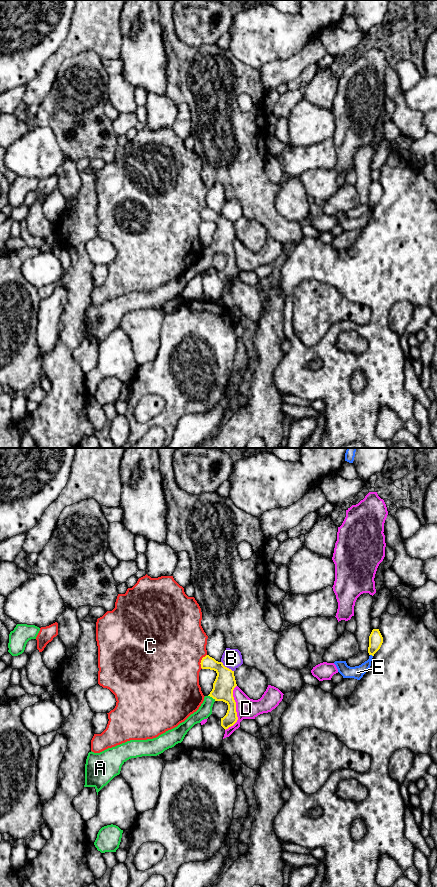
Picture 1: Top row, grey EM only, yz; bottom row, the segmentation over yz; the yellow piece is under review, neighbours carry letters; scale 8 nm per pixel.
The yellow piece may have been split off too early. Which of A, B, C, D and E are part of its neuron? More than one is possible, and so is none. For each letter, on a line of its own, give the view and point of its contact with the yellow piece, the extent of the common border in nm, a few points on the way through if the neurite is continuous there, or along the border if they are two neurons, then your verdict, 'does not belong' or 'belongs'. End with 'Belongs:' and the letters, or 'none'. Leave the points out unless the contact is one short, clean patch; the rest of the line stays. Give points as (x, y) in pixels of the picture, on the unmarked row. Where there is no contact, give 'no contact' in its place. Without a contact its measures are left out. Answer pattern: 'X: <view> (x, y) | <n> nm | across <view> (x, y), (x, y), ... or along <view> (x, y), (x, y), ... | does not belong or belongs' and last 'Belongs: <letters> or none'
A: yz (212, 249) | 80 nm | across yz (224, 236), (212, 249), (205, 262) | belongs
B: yz (226, 219) | 130 nm | does not belong
C: yz (201, 213) | 130 nm | does not belong
D: yz (235, 261) | 380 nm | does not belong
E: yz (371, 206) | 30 nm | does not belong
Belongs: A

